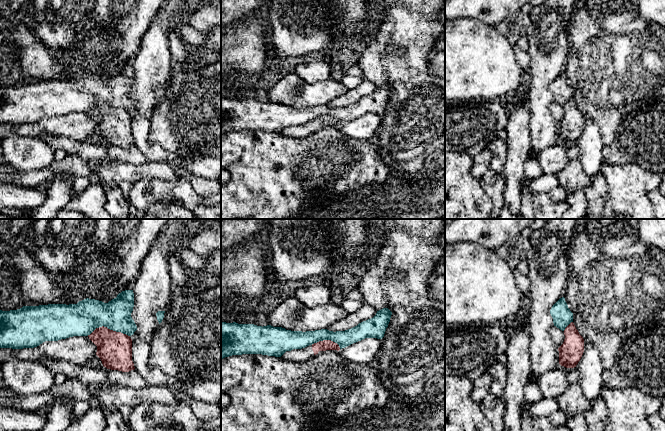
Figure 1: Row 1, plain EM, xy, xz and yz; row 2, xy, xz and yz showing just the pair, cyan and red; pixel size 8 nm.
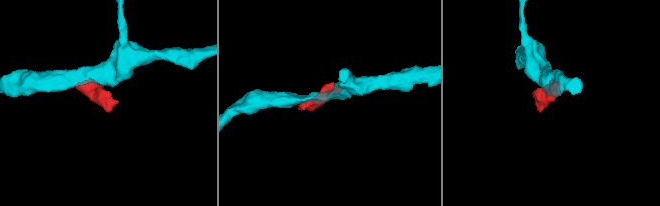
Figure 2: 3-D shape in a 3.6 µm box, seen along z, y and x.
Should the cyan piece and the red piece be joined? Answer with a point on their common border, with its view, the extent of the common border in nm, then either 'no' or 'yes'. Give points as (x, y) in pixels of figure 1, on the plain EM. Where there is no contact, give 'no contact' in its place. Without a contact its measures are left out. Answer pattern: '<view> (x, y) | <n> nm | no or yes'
xy (108, 104) | 340 nm | no

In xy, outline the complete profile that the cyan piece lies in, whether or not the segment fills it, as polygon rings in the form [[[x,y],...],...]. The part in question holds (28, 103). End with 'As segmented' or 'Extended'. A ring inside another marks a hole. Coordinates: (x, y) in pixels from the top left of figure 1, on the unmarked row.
[[[125,66],[108,79],[86,74],[77,80],[23,82],[17,86],[0,86],[0,124],[34,124],[45,117],[58,117],[73,112],[88,112],[96,104],[107,103],[128,112],[137,102],[131,93],[134,83],[133,66]]]. As segmented

